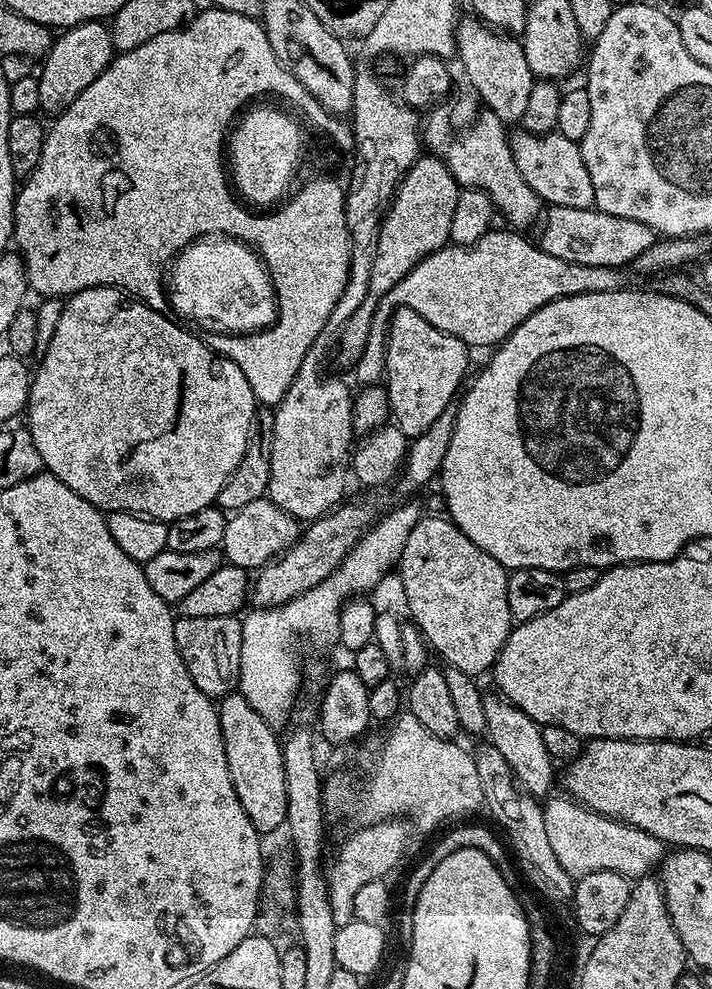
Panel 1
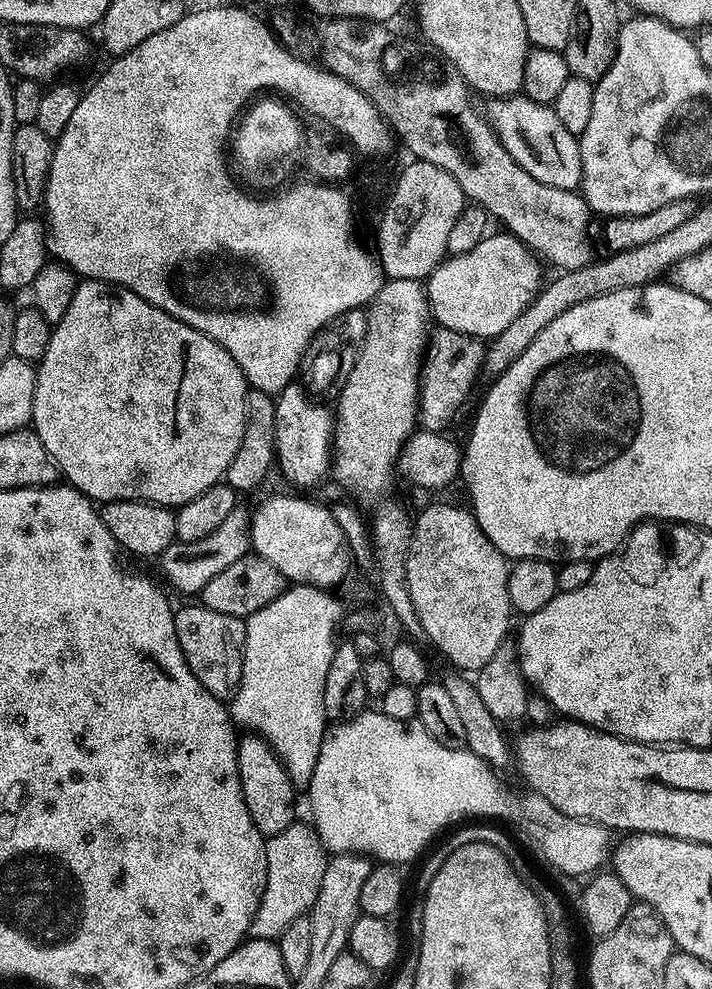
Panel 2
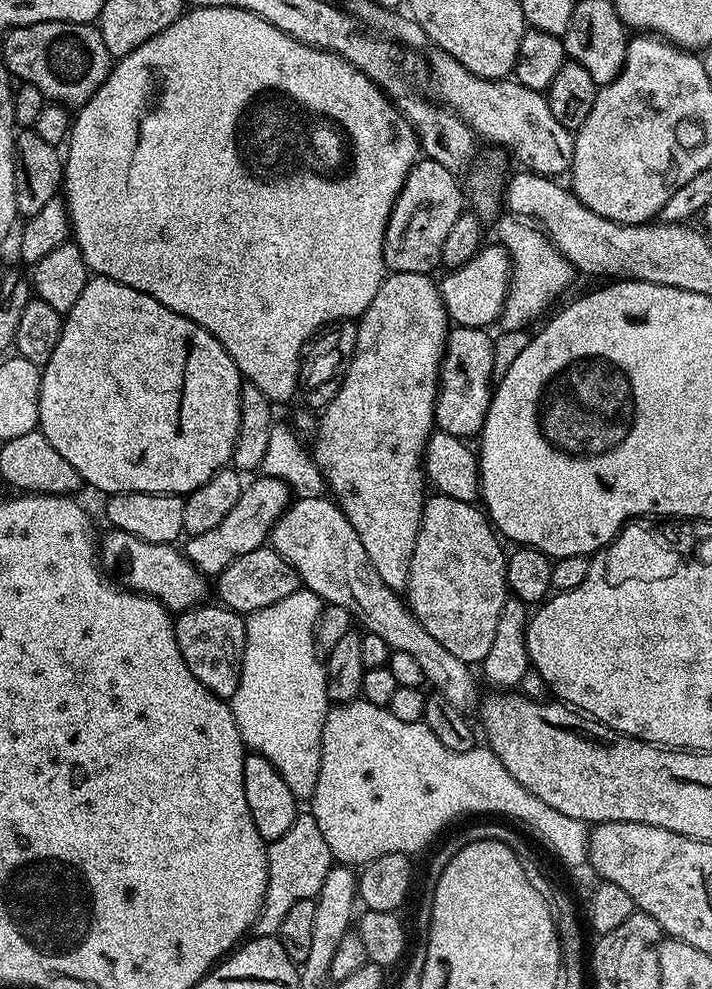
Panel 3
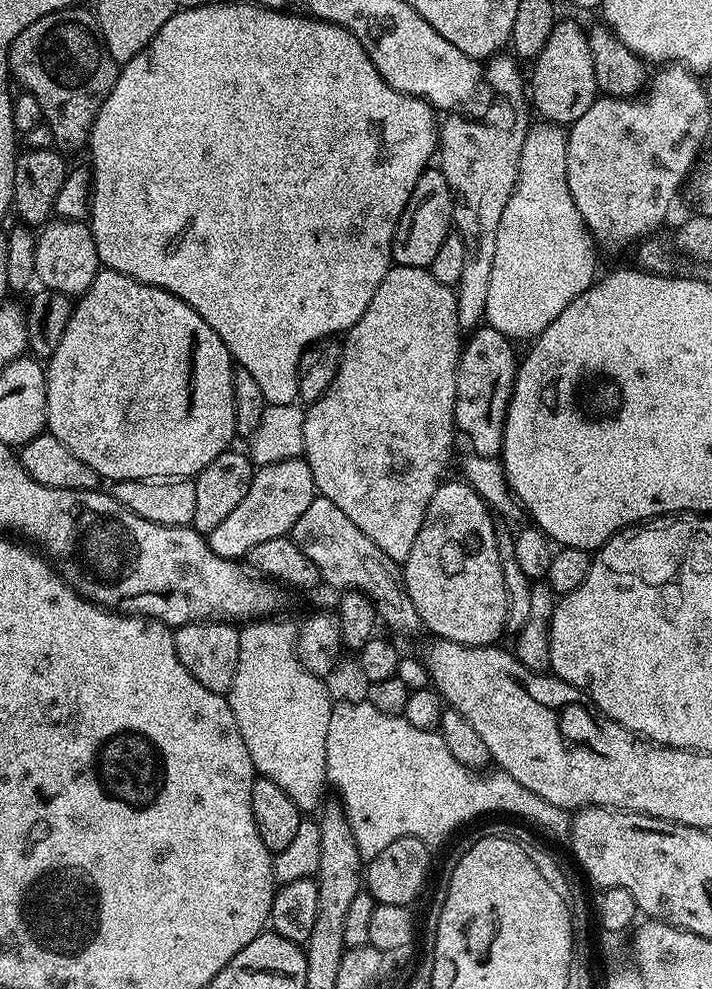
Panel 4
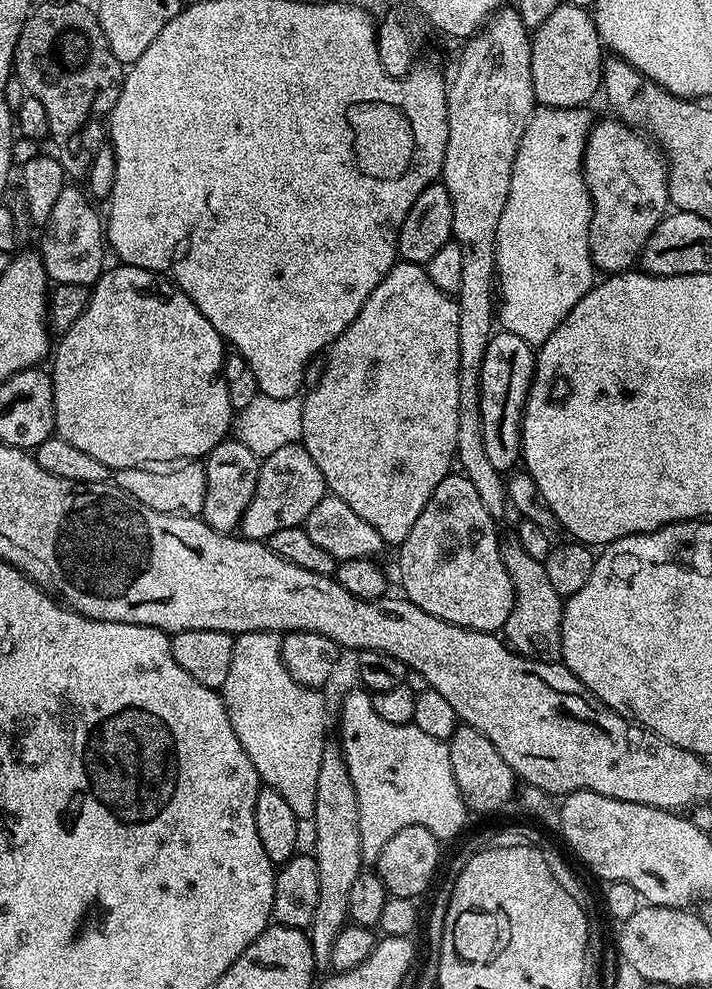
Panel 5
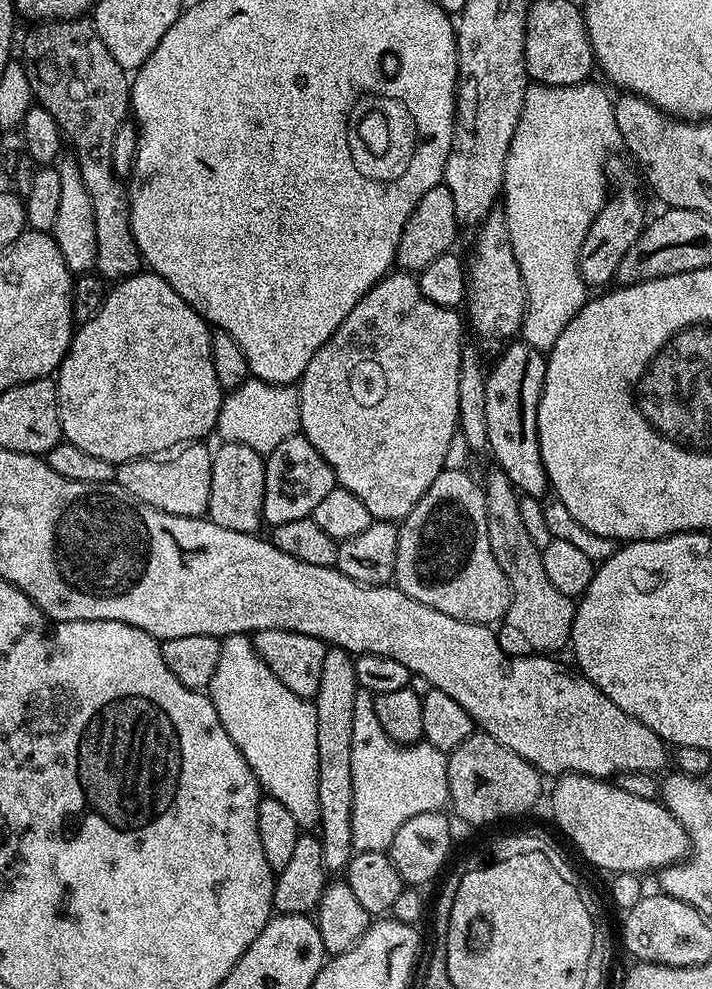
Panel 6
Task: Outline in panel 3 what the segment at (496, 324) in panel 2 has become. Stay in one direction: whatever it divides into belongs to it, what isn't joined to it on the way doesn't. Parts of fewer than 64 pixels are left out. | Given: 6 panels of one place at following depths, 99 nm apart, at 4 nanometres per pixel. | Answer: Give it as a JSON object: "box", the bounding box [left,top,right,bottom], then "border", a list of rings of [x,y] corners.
{"box":[441,244,511,328],"border":[[[493,244],[481,247],[480,252],[474,256],[468,263],[449,271],[444,280],[441,279],[441,296],[444,304],[447,306],[449,319],[459,327],[467,328],[486,328],[488,324],[494,324],[504,308],[505,298],[508,296],[508,284],[511,280],[511,260],[508,252],[503,245]]]}

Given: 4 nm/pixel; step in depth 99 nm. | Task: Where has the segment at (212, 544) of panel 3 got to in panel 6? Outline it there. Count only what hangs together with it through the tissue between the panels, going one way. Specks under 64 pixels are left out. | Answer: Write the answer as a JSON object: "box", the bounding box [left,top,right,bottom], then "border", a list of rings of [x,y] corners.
{"box":[264,434,337,526],"border":[[[303,434],[286,438],[286,442],[274,446],[264,461],[266,470],[266,490],[264,491],[264,524],[275,526],[282,522],[294,522],[298,518],[311,517],[314,506],[337,488],[334,470],[314,450],[314,446]]]}

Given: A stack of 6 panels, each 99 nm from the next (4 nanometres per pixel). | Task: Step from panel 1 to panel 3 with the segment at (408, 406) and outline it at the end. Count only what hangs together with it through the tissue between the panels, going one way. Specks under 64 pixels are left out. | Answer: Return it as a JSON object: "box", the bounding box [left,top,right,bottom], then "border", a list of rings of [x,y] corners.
{"box":[436,327,496,438],"border":[[[453,327],[448,333],[448,341],[444,347],[444,361],[440,364],[440,393],[436,395],[436,428],[441,432],[450,434],[451,436],[458,436],[461,438],[475,437],[480,431],[480,427],[484,425],[484,419],[488,413],[488,407],[492,401],[492,393],[494,391],[494,376],[492,380],[492,371],[496,368],[496,348],[492,345],[492,340],[487,336],[488,333],[483,327],[481,328],[467,328],[467,327]]]}

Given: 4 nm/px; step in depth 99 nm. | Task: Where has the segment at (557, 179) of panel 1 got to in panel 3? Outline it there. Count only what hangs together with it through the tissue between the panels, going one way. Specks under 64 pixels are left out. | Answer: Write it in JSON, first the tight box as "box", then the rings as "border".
{"box":[428,51,573,178],"border":[[[433,51],[428,64],[432,67],[432,84],[440,95],[439,103],[457,112],[481,141],[493,140],[516,155],[517,165],[537,176],[560,178],[572,166],[573,133],[550,110],[547,95],[522,86],[515,78],[487,80],[475,76],[450,54]]]}

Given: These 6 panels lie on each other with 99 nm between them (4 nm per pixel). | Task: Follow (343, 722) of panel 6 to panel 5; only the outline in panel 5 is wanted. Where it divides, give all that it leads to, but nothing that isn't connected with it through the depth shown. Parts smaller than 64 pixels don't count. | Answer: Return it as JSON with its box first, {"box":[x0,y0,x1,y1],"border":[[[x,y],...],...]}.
{"box":[307,742,366,966],"border":[[[336,742],[325,743],[322,750],[310,827],[316,831],[314,855],[318,862],[318,907],[314,909],[312,926],[307,929],[307,934],[312,941],[312,953],[317,965],[324,966],[328,964],[330,950],[334,950],[334,938],[338,938],[345,924],[349,923],[350,889],[354,878],[358,878],[366,864],[362,842],[358,838],[358,794],[354,794],[354,782],[350,782],[346,758]]]}

